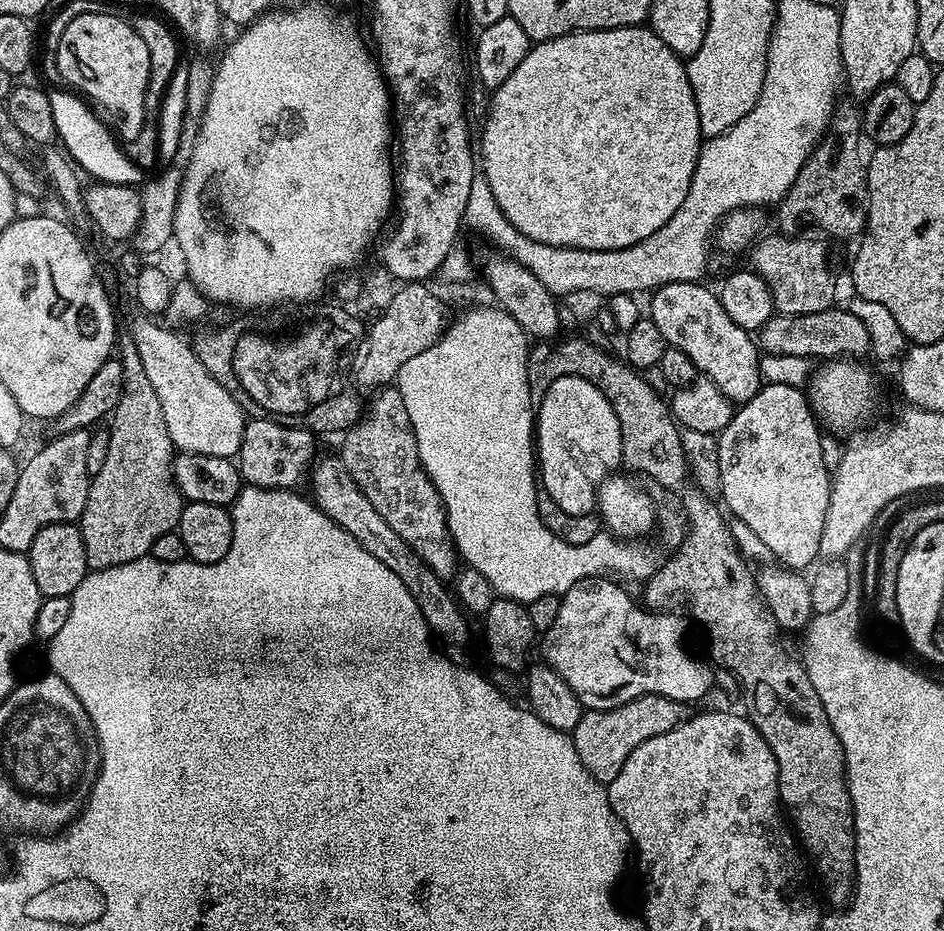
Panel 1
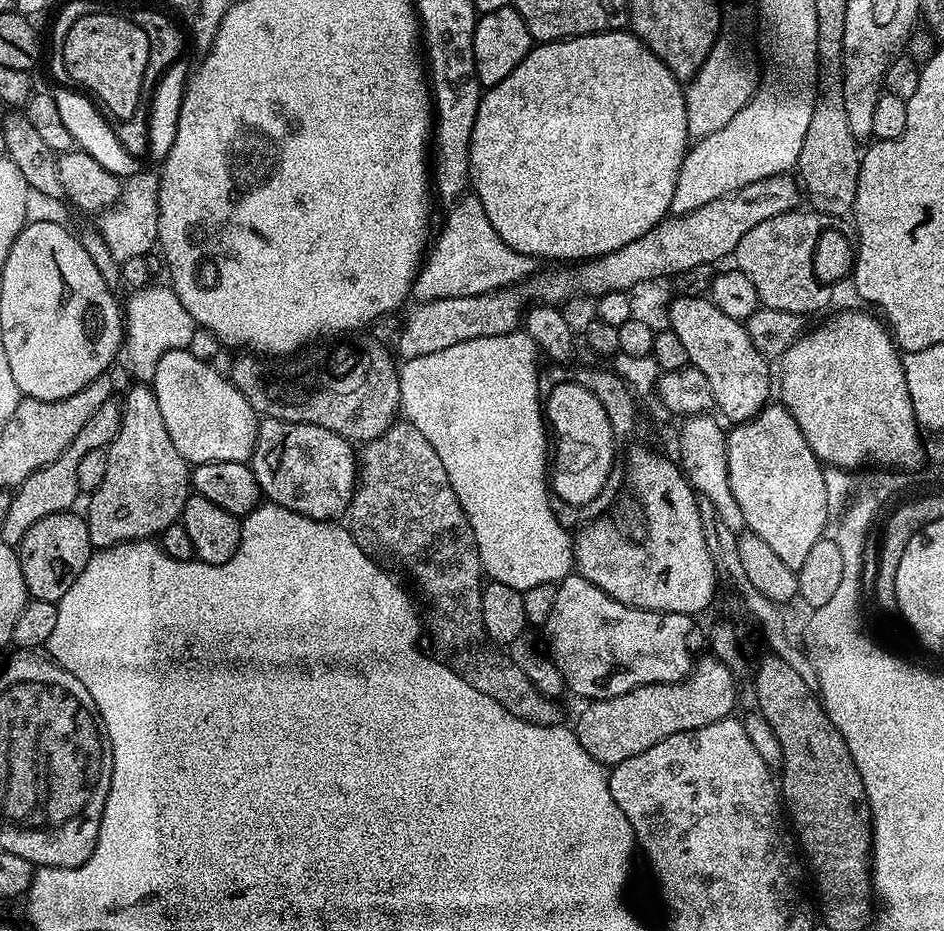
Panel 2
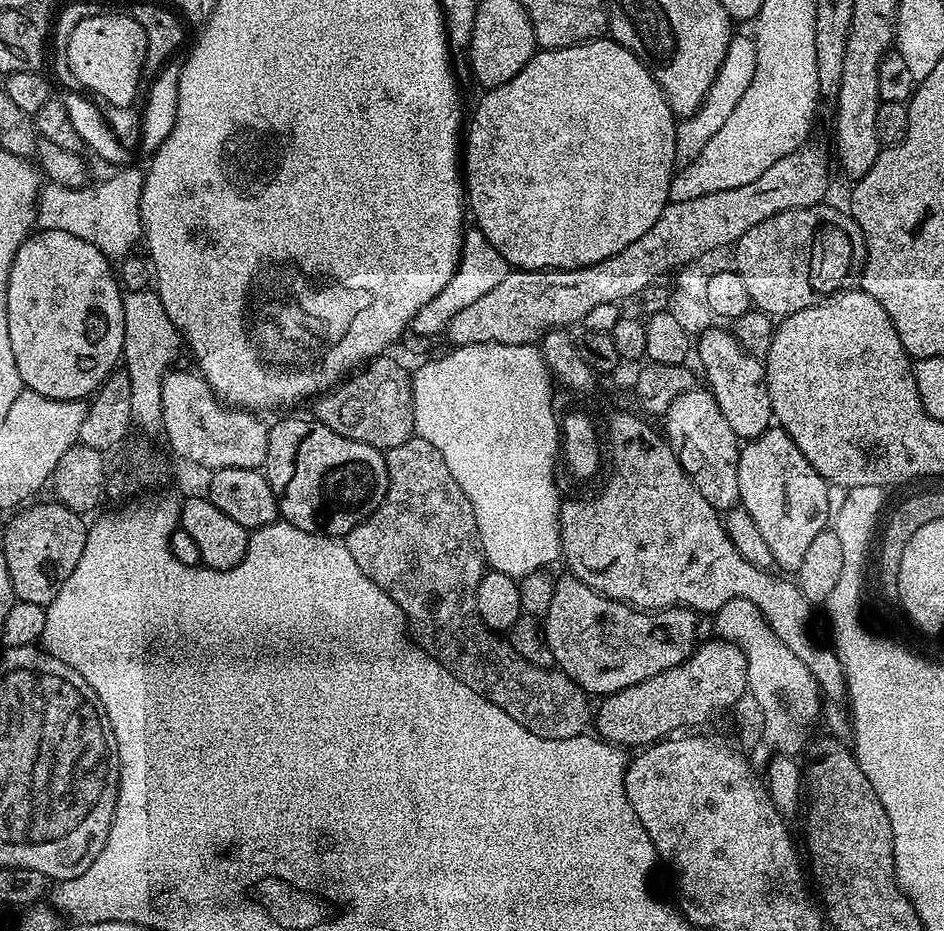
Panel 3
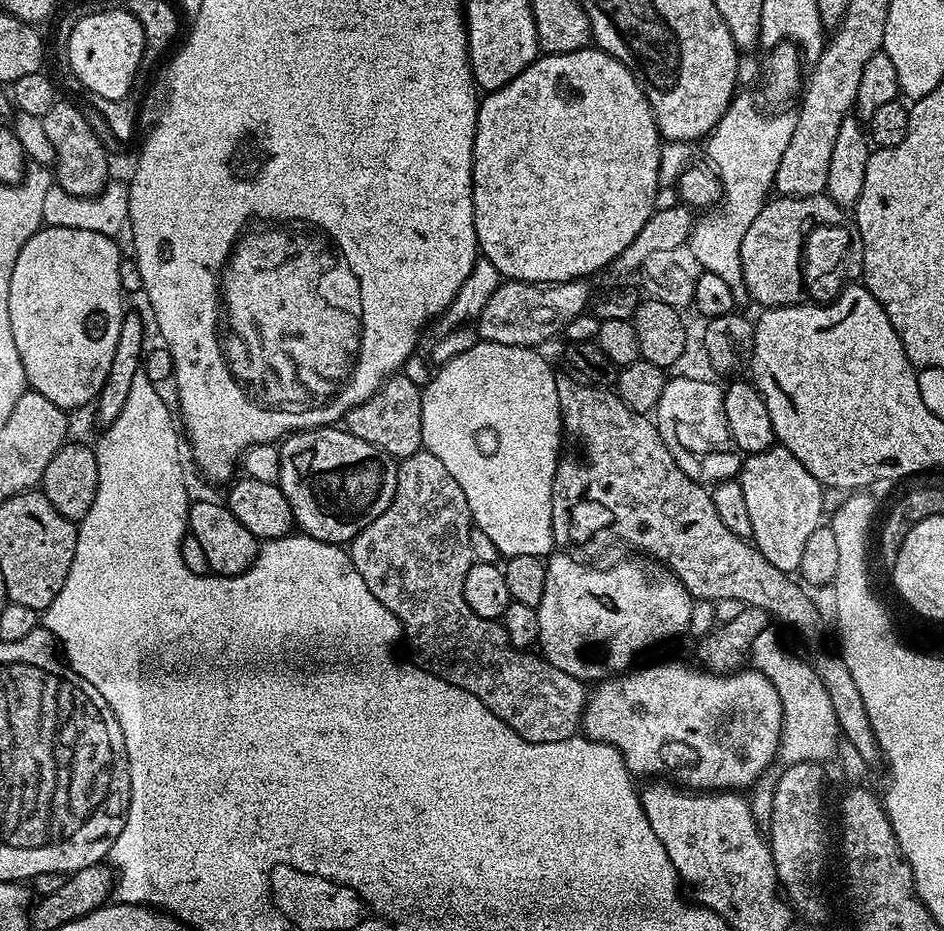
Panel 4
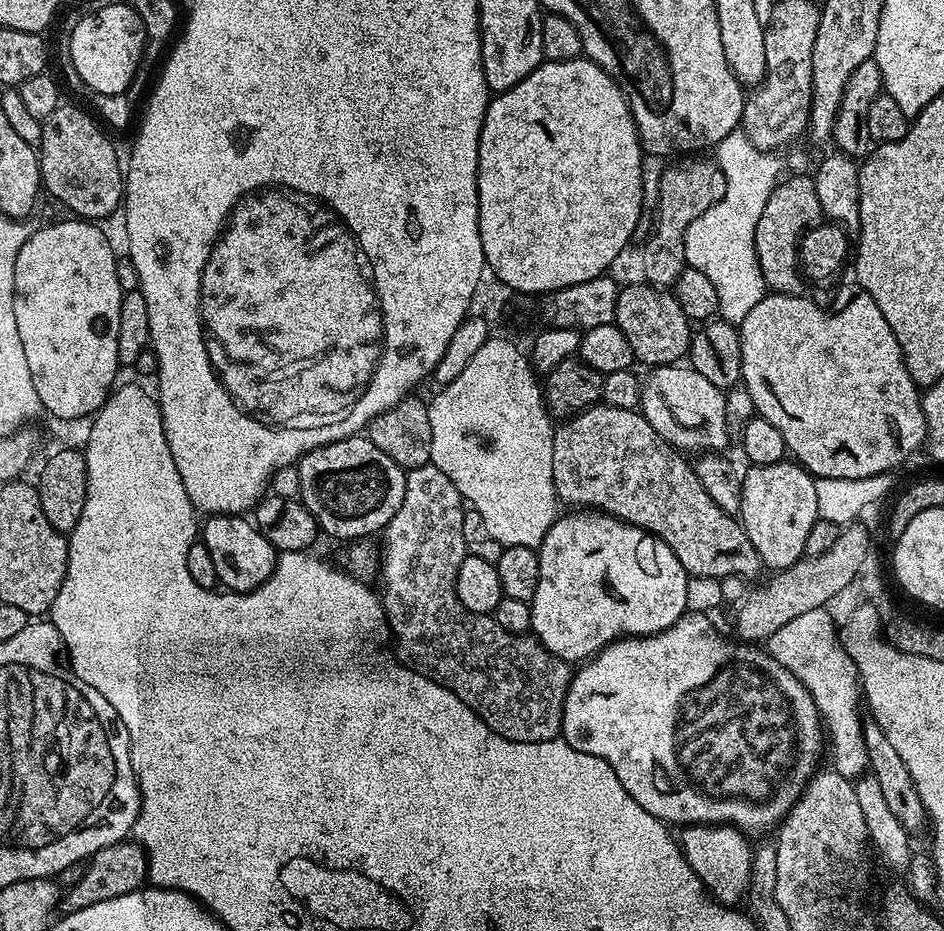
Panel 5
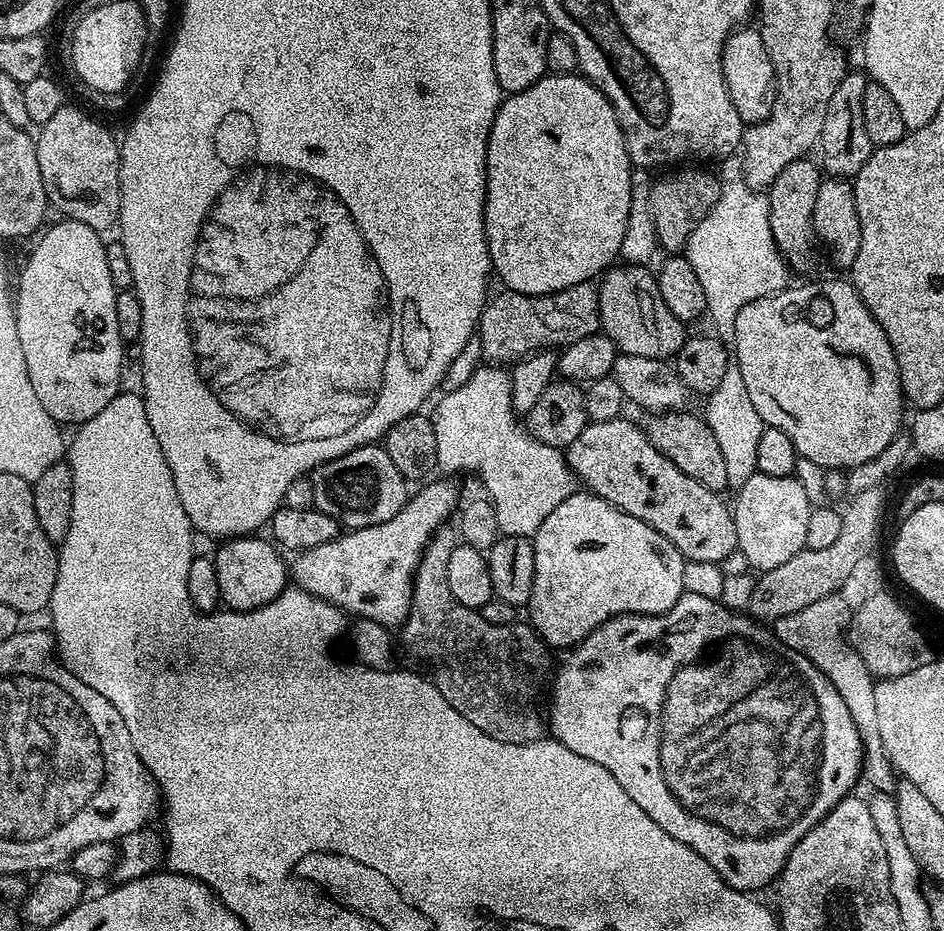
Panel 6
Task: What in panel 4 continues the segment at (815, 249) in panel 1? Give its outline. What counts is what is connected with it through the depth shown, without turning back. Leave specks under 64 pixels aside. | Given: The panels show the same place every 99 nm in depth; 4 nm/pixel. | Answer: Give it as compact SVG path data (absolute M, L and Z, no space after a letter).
M826 194L818 196L782 196L777 195L769 199L762 206L762 210L750 222L750 230L746 230L746 238L742 238L742 278L751 299L760 303L761 309L781 308L791 304L801 303L805 299L804 288L806 281L801 268L801 256L803 254L804 240L808 232L816 225L845 223L845 209L840 208Z

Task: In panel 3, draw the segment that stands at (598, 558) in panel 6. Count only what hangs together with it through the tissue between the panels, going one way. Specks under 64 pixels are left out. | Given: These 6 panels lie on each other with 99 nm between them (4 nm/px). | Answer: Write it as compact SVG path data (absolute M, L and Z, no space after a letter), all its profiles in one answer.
M564 574L557 579L550 610L542 617L542 627L555 667L567 674L584 692L603 698L612 692L626 690L626 686L654 678L654 674L662 674L662 670L676 668L687 660L697 643L697 619L697 613L692 609L679 606L659 610L633 608L595 592L571 574Z

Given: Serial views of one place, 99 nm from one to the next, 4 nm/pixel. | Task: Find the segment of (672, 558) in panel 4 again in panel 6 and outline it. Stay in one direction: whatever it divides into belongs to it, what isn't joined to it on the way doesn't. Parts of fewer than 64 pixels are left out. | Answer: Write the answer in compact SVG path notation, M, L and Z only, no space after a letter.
M617 418L587 424L582 434L578 434L578 438L574 438L574 442L566 450L569 468L578 477L579 483L581 480L584 483L581 485L592 495L601 496L614 507L646 522L646 526L658 530L658 534L662 534L684 555L685 561L719 564L737 549L732 509L727 503L724 505L725 497L721 493L712 492L706 486L702 486L702 482L694 482L690 474L682 474L682 470L678 470L678 466L674 466L670 458L663 456L652 445L639 423L631 424L624 419Z

